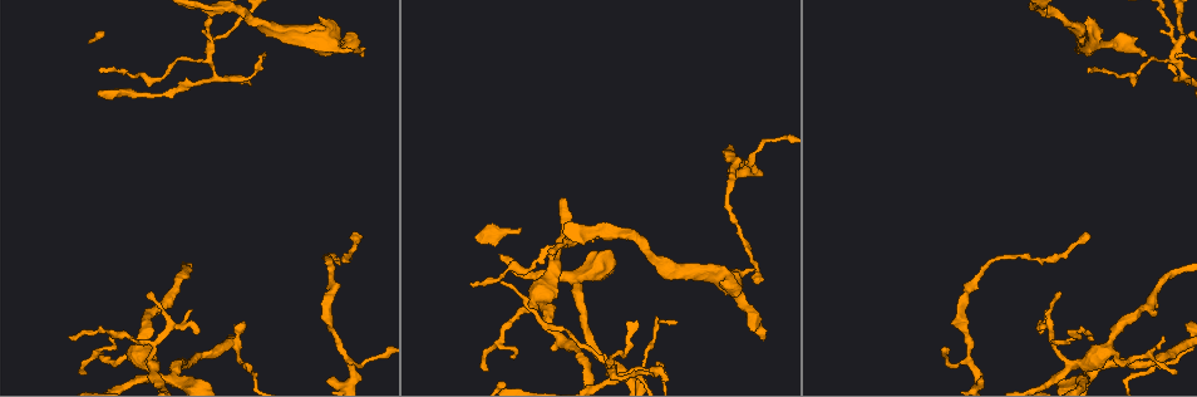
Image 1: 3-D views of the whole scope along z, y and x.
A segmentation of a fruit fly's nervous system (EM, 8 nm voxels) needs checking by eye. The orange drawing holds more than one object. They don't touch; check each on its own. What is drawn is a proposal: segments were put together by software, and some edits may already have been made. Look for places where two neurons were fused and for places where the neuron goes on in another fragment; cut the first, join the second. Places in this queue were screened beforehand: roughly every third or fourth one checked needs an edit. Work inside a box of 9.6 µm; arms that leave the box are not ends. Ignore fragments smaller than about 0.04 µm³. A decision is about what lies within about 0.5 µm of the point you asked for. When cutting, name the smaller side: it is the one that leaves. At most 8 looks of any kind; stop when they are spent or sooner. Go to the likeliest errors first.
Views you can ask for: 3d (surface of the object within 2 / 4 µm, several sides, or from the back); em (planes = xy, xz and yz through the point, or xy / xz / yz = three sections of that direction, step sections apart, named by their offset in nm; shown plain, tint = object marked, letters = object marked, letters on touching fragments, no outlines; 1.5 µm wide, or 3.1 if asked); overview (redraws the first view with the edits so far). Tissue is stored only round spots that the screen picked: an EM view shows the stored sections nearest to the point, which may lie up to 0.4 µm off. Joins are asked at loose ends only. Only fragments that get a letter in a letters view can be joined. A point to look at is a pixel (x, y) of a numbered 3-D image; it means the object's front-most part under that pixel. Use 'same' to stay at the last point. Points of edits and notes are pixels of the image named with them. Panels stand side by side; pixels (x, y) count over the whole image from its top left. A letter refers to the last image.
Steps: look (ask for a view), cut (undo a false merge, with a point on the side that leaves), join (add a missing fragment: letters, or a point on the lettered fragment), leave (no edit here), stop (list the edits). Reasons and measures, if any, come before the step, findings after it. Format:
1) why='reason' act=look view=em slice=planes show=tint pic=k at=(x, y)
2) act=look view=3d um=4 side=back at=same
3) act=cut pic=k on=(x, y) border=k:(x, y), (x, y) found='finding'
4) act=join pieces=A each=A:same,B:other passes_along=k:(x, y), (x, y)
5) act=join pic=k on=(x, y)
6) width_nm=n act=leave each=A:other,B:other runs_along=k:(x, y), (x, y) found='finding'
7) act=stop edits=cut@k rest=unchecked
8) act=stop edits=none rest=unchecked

why='free end' act=look view=em slice=xz step=4 show=plain pic=1 at=(764, 336)

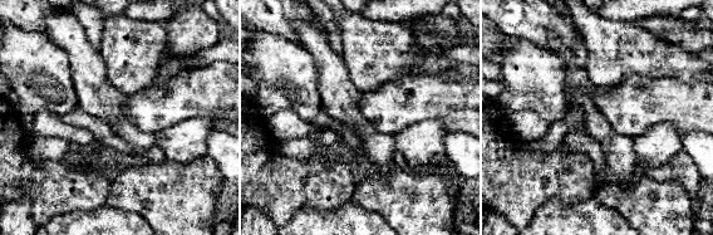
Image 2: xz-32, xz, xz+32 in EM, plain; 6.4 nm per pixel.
act=look view=em slice=xz step=4 show=letters at=same

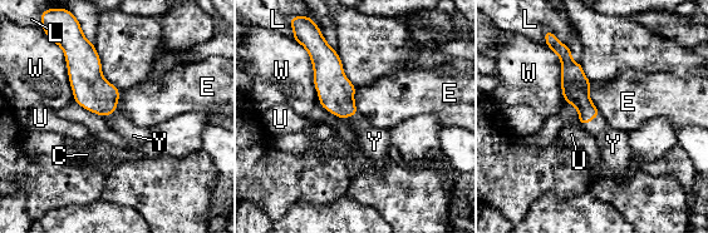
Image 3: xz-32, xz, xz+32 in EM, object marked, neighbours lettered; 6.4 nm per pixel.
act=join pieces=Y each=C:other,E:other,L:other,U:other,W:other,Y:same passes_along=3:(575, 85), (591, 119), (613, 144) found='the neuron continues'

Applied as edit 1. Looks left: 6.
why='thin end' act=look view=em um=3.1 slice=planes show=plain pic=1 at=(1086, 236)

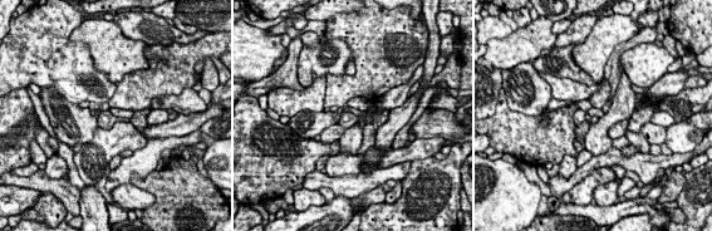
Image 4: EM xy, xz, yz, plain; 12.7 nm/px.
why='with the object marked' act=look view=em um=3.1 slice=planes show=tint at=same

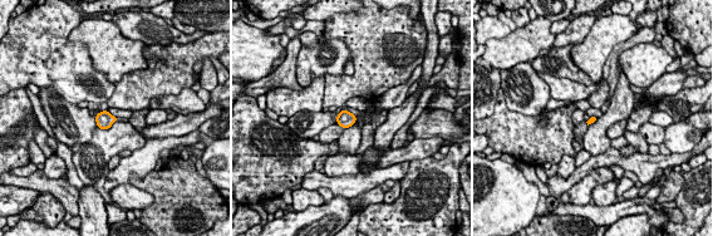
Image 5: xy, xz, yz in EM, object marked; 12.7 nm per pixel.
why='what lies round it' act=look view=em um=3.1 slice=planes show=letters at=same

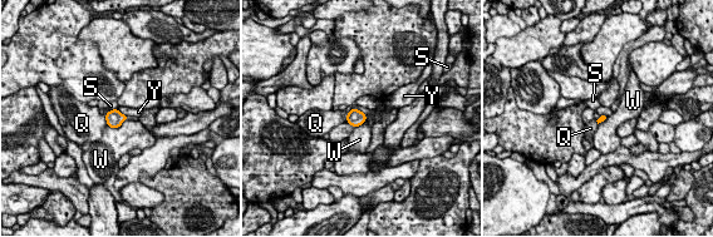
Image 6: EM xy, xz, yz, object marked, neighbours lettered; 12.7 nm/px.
act=leave each=Q:other,S:other,W:other,Y:other border=6:(117, 109), (127, 117) found='no lettered fragment goes on from it'

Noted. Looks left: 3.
why='thin end' act=look view=em slice=planes show=letters pic=1 at=(484, 370)

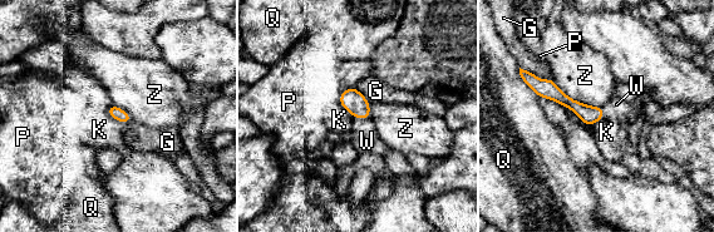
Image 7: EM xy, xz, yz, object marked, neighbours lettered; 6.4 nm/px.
width_nm=80 act=join pieces=W each=G:other,K:other,P:other,Q:other,W:same,Z:other passes_along=7:(351, 99), (362, 118), (363, 136) found='the neuron continues'

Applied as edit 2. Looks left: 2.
act=stop edits=join@3,join@7 rest=unchecked

